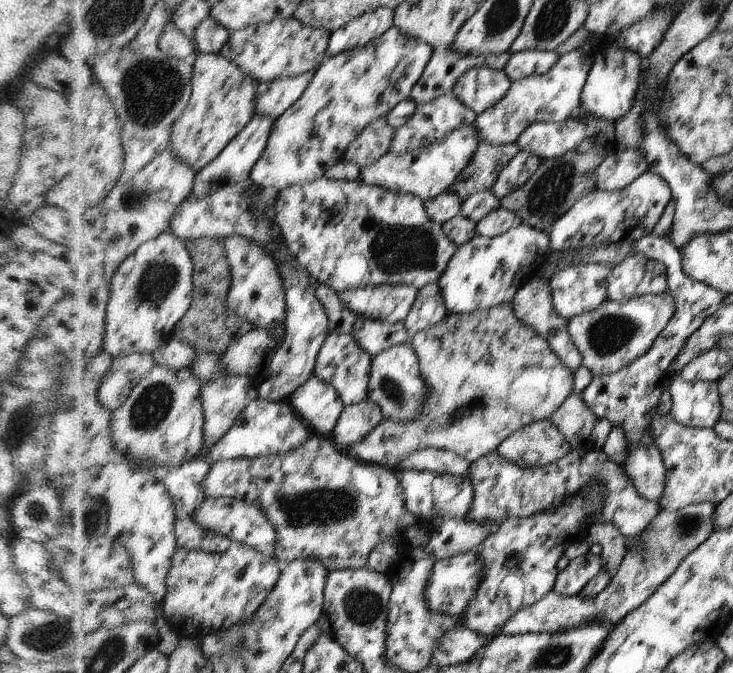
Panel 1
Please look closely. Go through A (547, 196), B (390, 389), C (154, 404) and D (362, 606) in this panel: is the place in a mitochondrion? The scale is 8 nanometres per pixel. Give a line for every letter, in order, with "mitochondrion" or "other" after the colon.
A: mitochondrion
B: mitochondrion
C: mitochondrion
D: mitochondrion

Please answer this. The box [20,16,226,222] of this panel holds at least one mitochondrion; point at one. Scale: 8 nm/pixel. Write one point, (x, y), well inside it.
(151, 89)

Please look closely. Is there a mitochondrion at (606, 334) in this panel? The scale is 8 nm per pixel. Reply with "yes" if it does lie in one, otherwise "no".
yes

